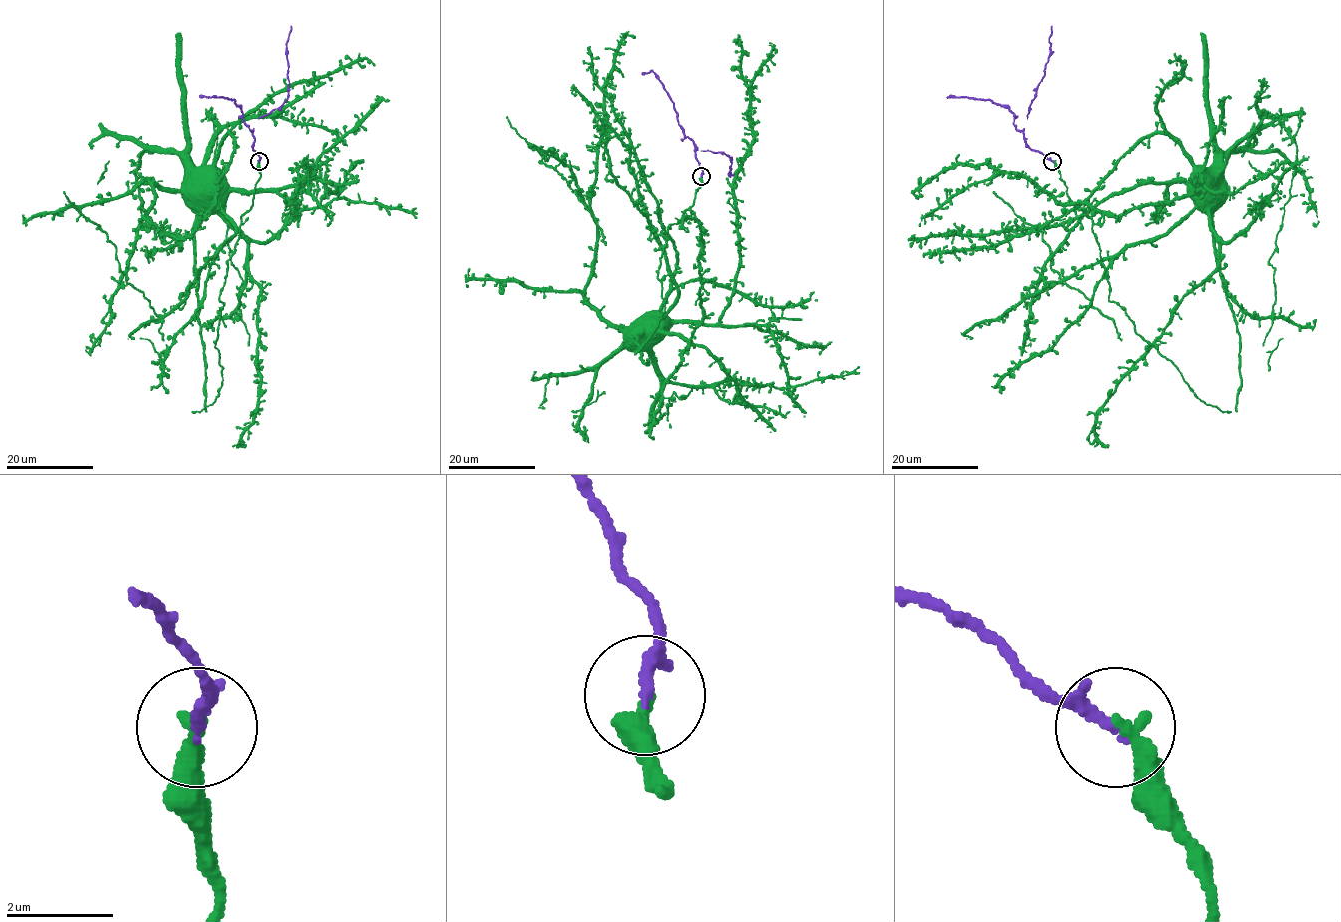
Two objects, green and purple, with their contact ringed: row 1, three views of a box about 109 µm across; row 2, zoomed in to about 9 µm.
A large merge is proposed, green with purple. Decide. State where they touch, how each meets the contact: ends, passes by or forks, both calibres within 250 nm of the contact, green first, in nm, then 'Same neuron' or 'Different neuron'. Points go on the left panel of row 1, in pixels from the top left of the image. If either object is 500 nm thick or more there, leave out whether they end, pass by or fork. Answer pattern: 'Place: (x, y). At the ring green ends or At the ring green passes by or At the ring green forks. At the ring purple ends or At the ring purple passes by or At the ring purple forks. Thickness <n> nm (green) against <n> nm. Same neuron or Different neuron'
Place: (259, 161). At the ring green ends. At the ring purple ends. Thickness 360 nm (green) against 240 nm. Same neuron

